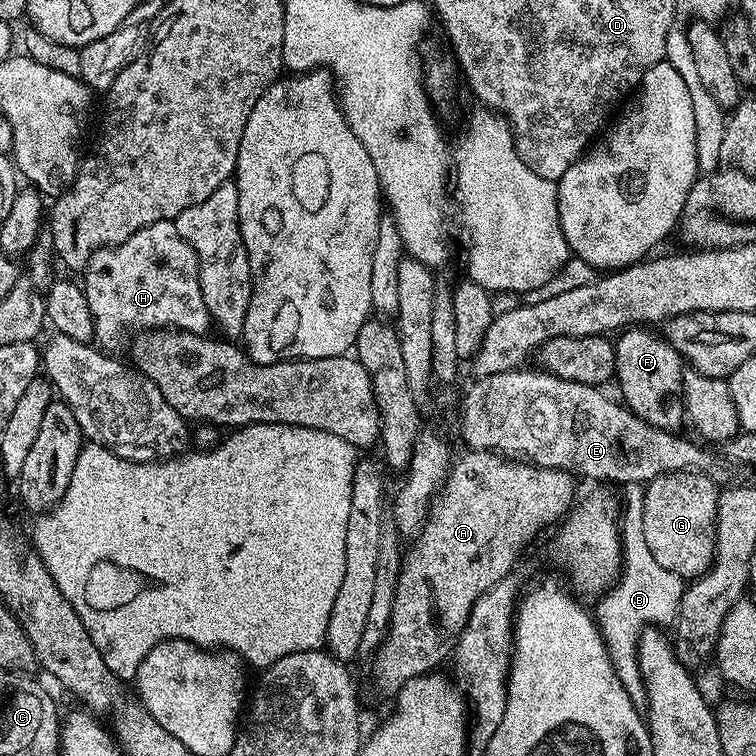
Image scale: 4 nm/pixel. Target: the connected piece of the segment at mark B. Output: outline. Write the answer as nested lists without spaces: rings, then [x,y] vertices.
[[[642,484],[625,485],[622,493],[620,538],[622,539],[623,565],[615,584],[599,599],[596,621],[603,635],[611,664],[625,687],[635,709],[647,715],[649,698],[642,678],[637,642],[647,627],[668,626],[675,623],[684,593],[683,577],[659,565],[646,543],[643,529],[644,488]]]

